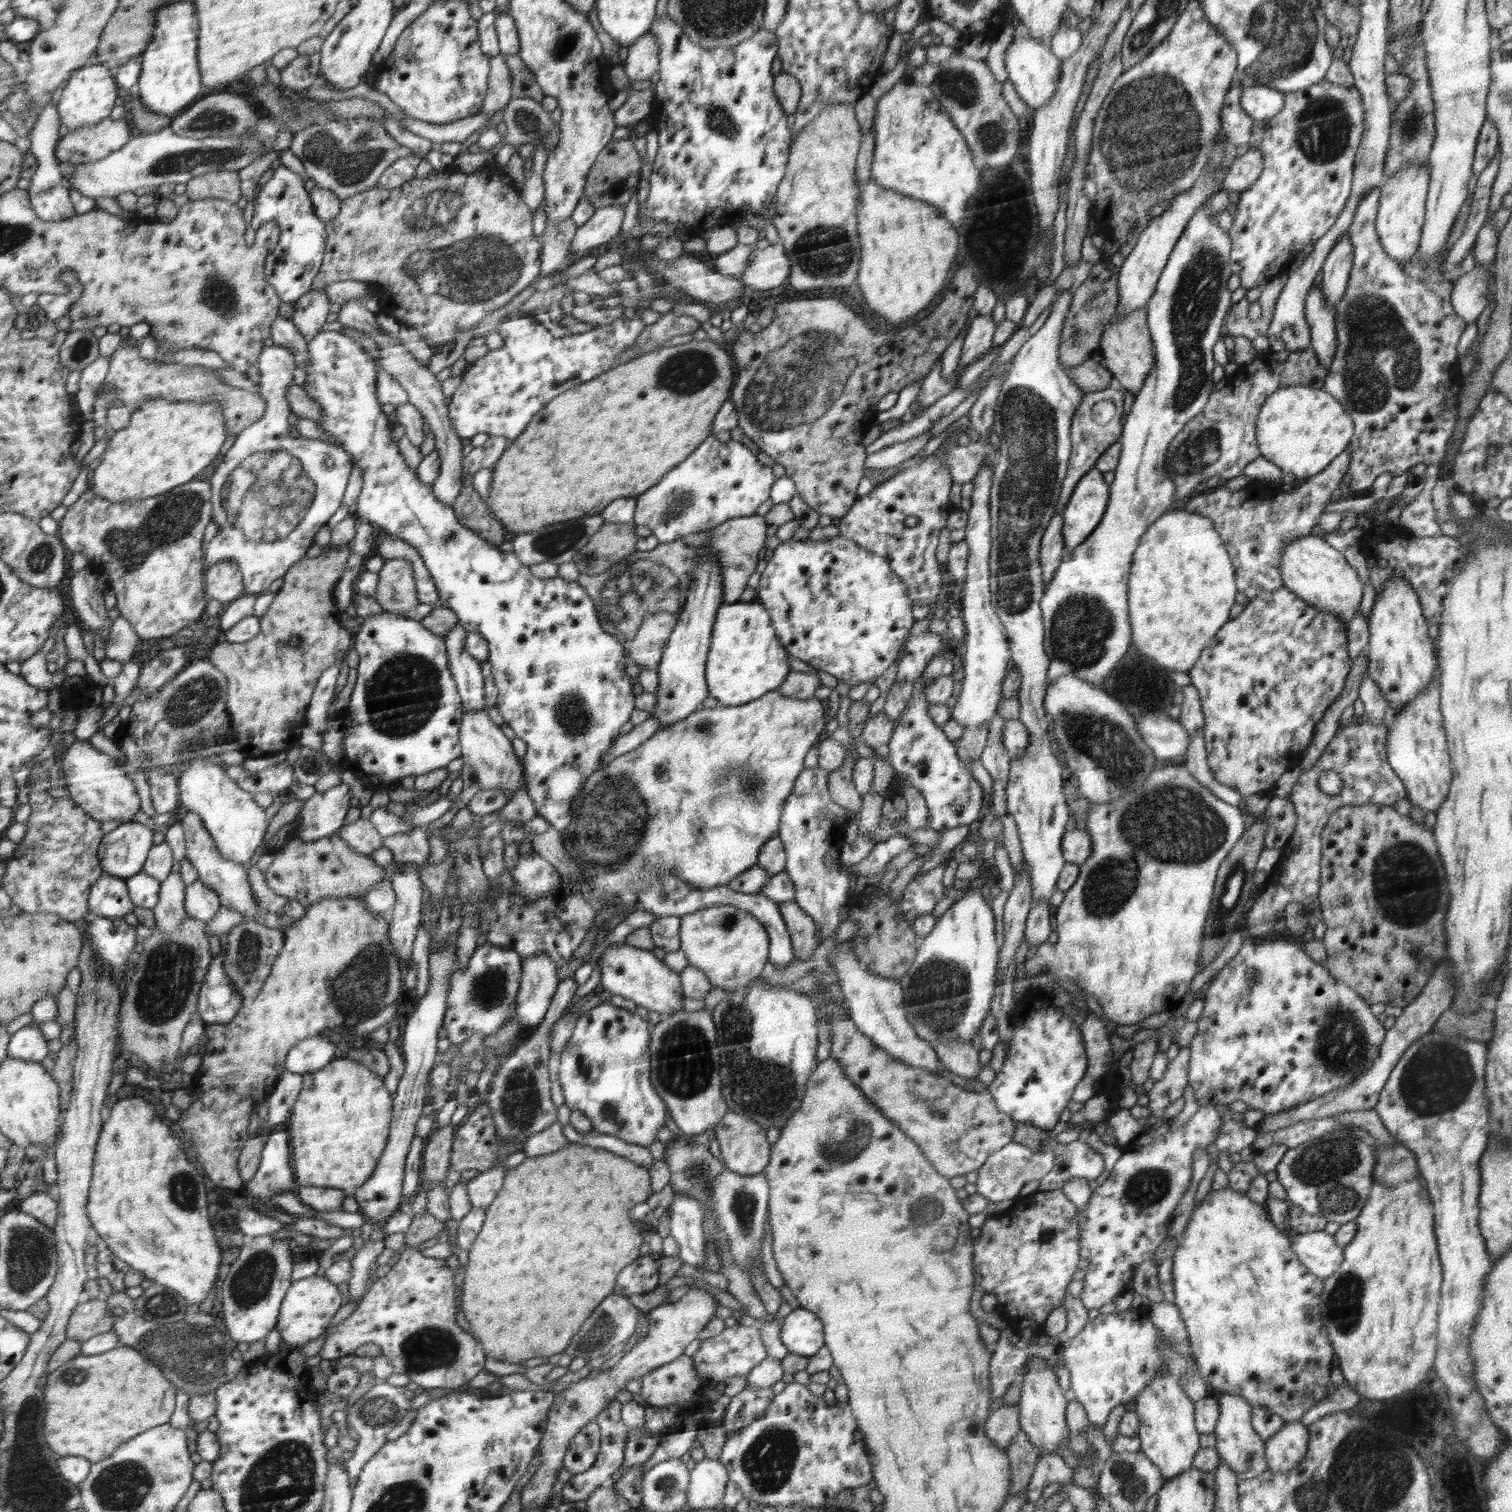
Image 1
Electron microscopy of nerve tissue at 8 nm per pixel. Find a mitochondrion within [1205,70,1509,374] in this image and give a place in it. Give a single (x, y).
(1322, 132)

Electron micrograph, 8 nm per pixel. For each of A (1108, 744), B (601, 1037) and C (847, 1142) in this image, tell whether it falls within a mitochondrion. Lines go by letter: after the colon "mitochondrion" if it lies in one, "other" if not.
A: mitochondrion
B: other
C: mitochondrion

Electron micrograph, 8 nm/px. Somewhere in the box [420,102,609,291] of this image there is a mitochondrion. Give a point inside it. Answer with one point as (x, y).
(527, 124)

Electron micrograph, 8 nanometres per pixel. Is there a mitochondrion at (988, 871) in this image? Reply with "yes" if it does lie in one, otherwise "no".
no

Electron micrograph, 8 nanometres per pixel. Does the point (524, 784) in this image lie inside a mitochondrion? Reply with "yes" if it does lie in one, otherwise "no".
no

